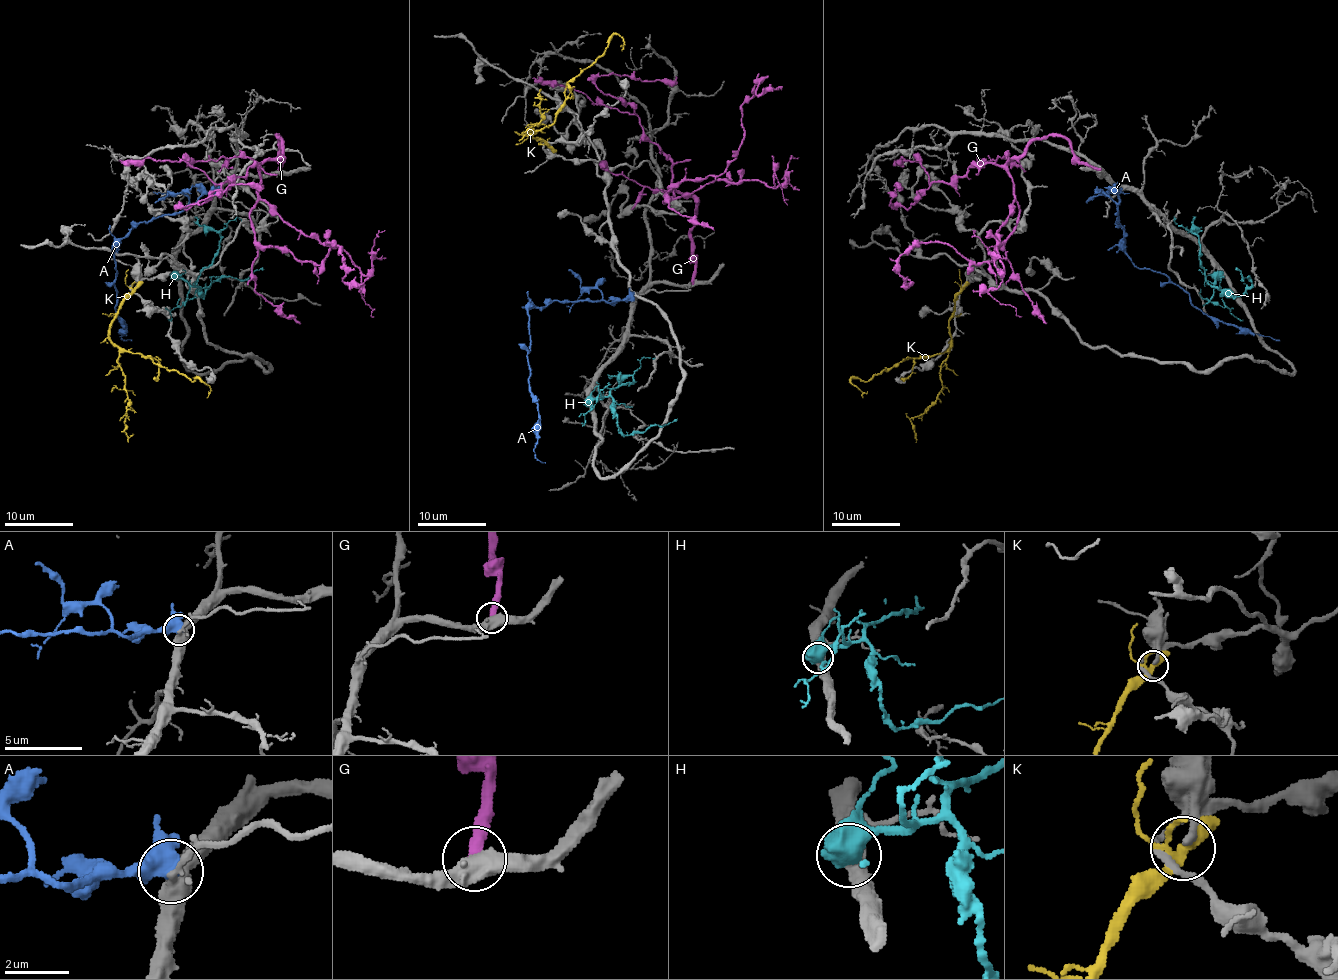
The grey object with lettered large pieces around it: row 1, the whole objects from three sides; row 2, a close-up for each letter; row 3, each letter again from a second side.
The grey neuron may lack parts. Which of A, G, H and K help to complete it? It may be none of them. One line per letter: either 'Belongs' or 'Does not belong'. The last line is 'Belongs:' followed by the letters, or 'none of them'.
A: Does not belong
G: Does not belong
H: Does not belong
K: Does not belong
Belongs: none of them

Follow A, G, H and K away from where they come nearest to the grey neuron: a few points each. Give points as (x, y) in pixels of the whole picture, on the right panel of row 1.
A: (1116, 189), (1116, 222), (1127, 256), (1141, 269), (1165, 274), (1189, 294), (1191, 303), (1222, 322), (1280, 341)
G: (1098, 169), (1060, 136), (1035, 139), (1008, 165), (1017, 227), (992, 260), (917, 243), (899, 256), (903, 277)
H: (1220, 272), (1213, 286), (1241, 296), (1251, 286), (1251, 281), (1247, 277), (1242, 281), (1242, 274), (1235, 269)
K: (963, 287), (955, 301), (949, 322), (951, 344), (942, 353), (903, 360), (867, 381), (851, 379), (863, 398)

